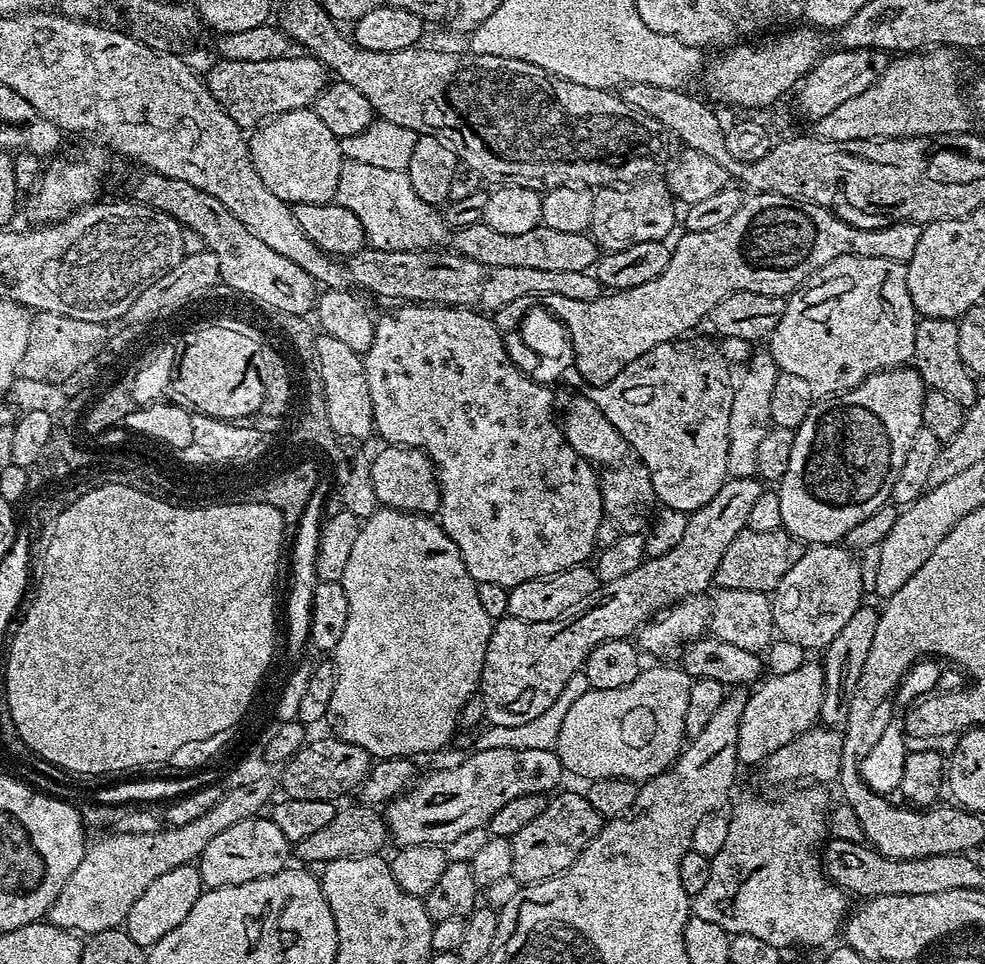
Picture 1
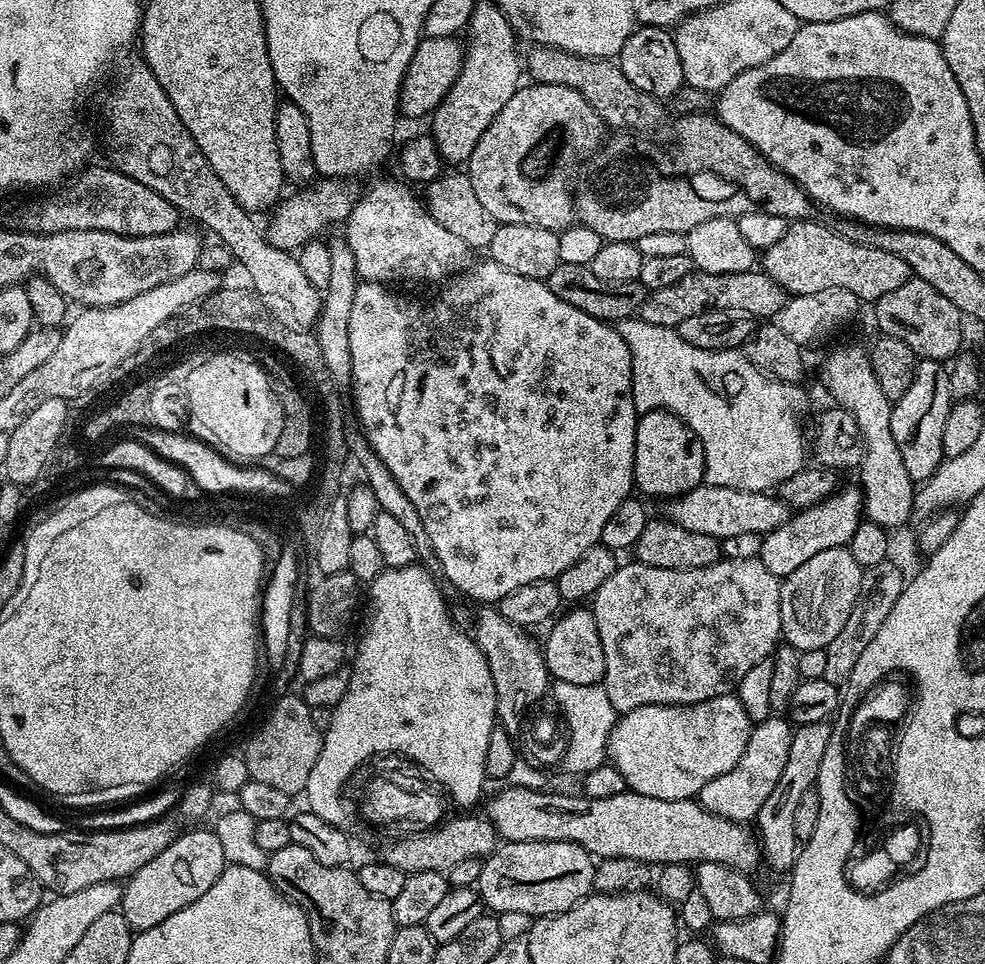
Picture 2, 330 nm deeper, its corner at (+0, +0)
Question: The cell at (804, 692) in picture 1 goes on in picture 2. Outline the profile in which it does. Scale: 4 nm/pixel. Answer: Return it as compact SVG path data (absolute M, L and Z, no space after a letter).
M773 714L755 725L746 742L746 750L742 750L742 756L738 762L734 762L734 768L702 786L698 797L701 806L722 818L755 821L758 810L762 810L762 802L770 798L770 790L774 790L778 778L782 778L786 757L790 754L793 731L793 725L780 714Z

